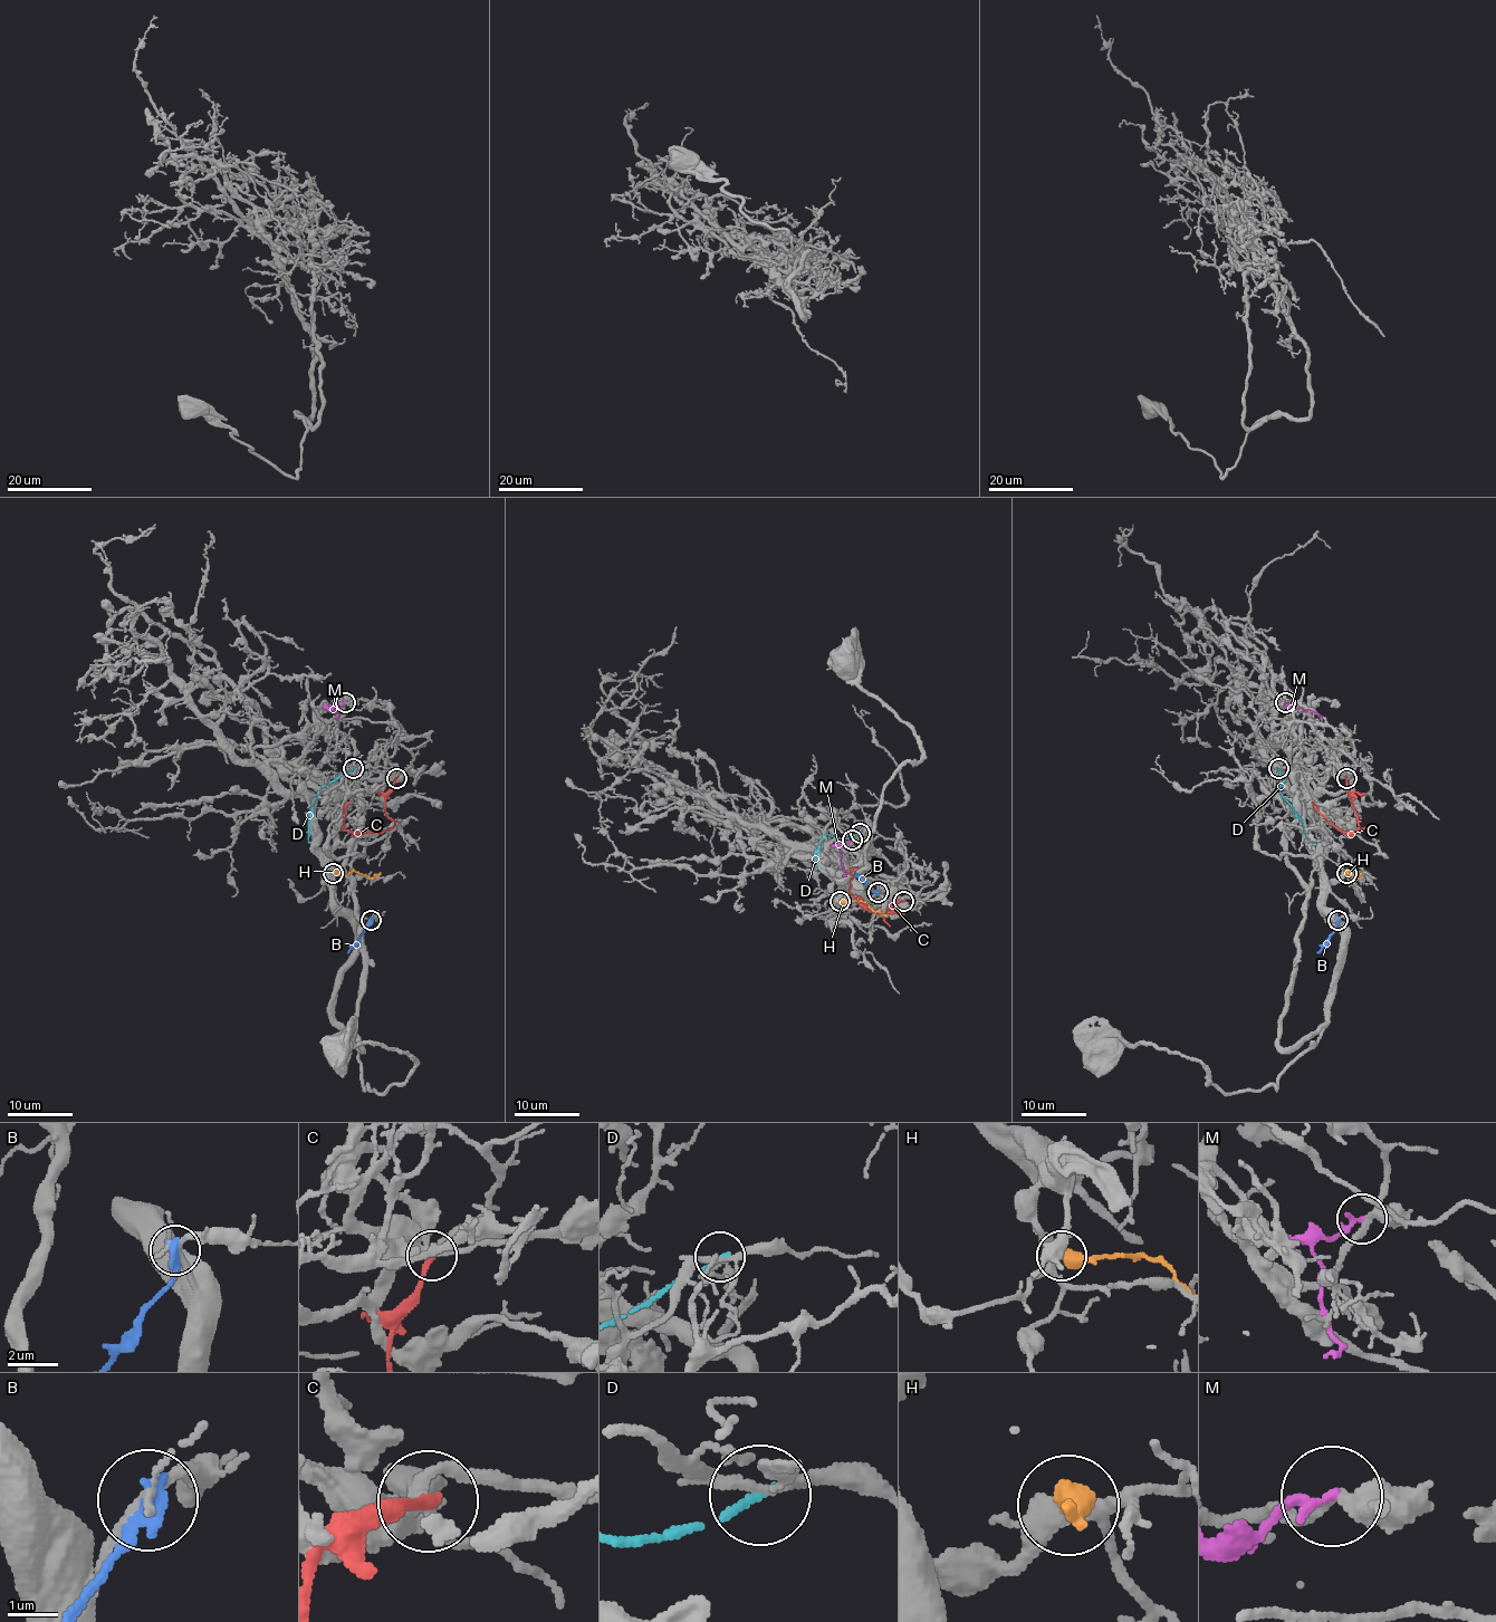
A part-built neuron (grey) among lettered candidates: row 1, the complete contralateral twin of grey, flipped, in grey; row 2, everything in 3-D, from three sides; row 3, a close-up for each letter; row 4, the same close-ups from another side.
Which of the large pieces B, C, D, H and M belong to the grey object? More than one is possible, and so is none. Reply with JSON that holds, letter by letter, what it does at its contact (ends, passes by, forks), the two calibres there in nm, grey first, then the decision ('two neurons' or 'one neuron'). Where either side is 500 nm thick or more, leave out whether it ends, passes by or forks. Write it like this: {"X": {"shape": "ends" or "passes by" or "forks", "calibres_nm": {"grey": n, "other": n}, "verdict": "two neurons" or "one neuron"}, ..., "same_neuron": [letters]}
{"B": {"shape": "ends", "calibres_nm": {"grey": 170, "other": 320}, "verdict": "two neurons"}, "C": {"shape": "ends", "calibres_nm": {"grey": 280, "other": 220}, "verdict": "two neurons"}, "D": {"shape": "ends", "calibres_nm": {"grey": 170, "other": 160}, "verdict": "two neurons"}, "H": {"calibres_nm": {"grey": 360, "other": 550}, "verdict": "two neurons"}, "M": {"shape": "ends", "calibres_nm": {"grey": 240, "other": 220}, "verdict": "two neurons"}, "same_neuron": []}

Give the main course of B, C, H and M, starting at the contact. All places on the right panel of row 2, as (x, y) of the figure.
B: (1339, 920), (1339, 927), (1317, 952)
C: (1346, 778), (1360, 833), (1342, 833), (1317, 809), (1314, 802)
H: (1346, 874), (1346, 871), (1357, 876), (1361, 872)
M: (1286, 703), (1315, 712), (1322, 721)

